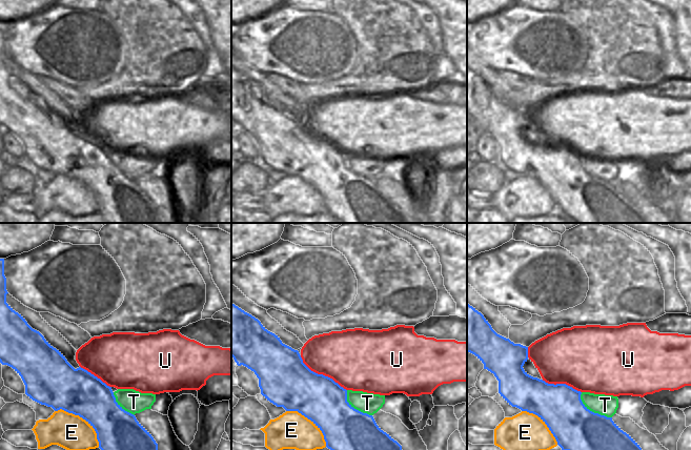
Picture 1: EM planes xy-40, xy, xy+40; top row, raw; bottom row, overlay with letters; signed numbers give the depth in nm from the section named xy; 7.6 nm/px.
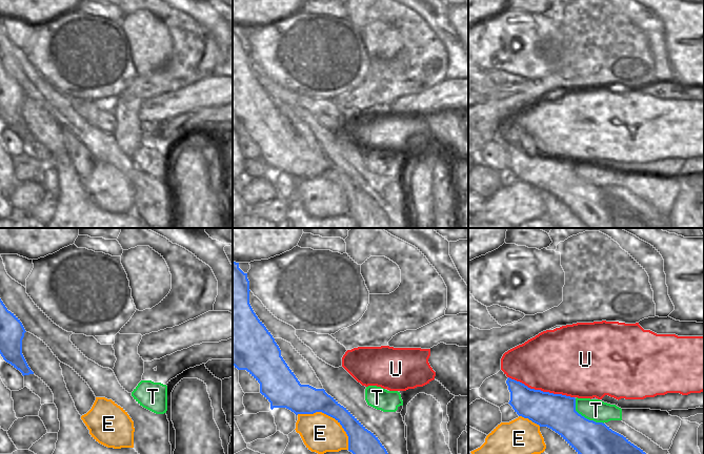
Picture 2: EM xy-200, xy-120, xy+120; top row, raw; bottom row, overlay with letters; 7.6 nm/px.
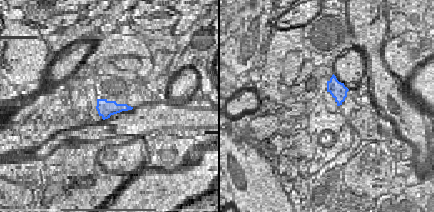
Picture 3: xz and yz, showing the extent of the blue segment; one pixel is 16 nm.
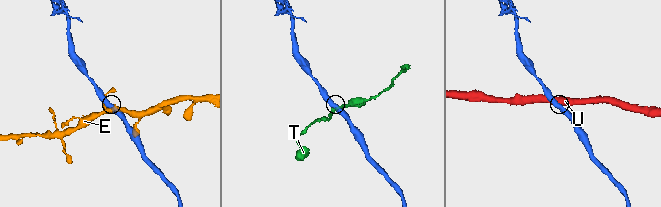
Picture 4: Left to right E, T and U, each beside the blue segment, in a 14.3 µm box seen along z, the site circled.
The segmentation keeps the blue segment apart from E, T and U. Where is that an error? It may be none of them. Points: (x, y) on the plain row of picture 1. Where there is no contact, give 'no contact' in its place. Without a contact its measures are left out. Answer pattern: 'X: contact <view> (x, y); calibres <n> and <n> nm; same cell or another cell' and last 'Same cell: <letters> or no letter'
E: contact xy-40 (83, 183); calibres 340 and 280 nm; another cell
T: contact xy+40 (591, 176); calibres 380 and 160 nm; another cell
U: contact xy (322, 139); calibres 360 and 420 nm; another cell
Same cell: no letter

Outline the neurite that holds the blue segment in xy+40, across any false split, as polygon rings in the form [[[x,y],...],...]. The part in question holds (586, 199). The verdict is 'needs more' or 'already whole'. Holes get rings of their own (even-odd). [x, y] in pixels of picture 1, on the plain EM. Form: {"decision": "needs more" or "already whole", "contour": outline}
{"decision": "already whole", "contour": [[[467,68],[467,117],[474,119],[499,145],[499,158],[512,171],[537,180],[549,192],[563,216],[569,216],[577,223],[647,223],[639,209],[613,185],[590,176],[581,164],[581,156],[566,148],[548,148],[529,140],[523,132],[528,124],[528,111],[514,108],[497,99],[475,73]]]}

